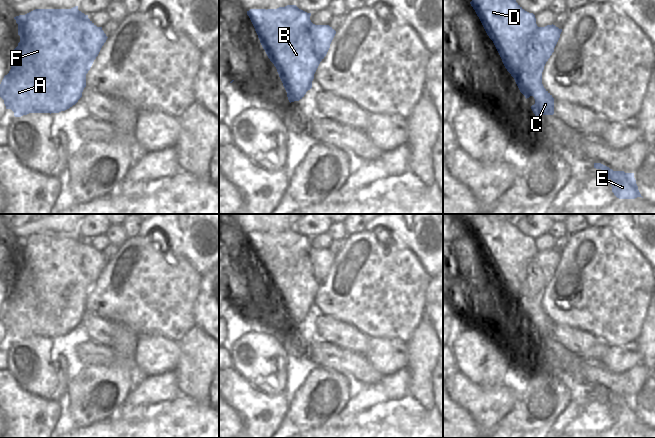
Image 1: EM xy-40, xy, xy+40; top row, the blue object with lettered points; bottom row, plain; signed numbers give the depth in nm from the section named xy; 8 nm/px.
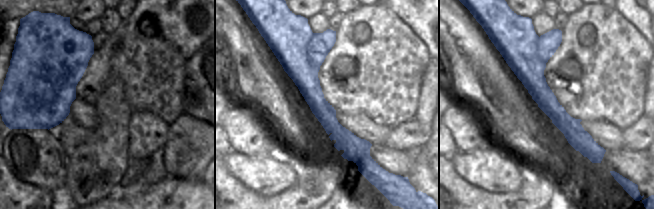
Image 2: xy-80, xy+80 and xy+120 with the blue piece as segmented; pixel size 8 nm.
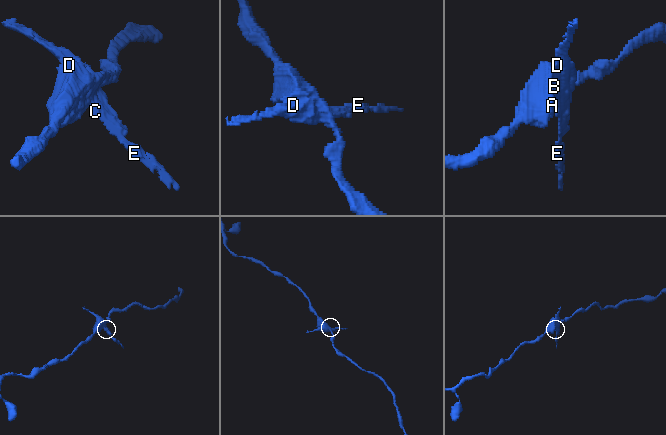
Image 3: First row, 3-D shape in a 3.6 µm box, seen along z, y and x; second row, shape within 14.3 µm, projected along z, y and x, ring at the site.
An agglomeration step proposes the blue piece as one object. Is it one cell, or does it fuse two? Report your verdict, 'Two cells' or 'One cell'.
Two cells

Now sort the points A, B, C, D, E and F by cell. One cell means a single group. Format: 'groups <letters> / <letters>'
groups A B F / C D E

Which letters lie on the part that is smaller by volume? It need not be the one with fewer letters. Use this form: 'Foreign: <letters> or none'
Foreign: C, D, E

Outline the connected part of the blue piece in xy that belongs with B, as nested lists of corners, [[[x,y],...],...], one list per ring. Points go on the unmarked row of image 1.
[[[250,233],[247,239],[277,293],[289,326],[299,325],[308,315],[336,255],[329,249],[293,249],[281,245],[279,235]]]

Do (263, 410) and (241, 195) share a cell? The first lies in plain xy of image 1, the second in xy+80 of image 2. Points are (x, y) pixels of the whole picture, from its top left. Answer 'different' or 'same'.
different

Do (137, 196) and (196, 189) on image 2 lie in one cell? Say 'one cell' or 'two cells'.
one cell

